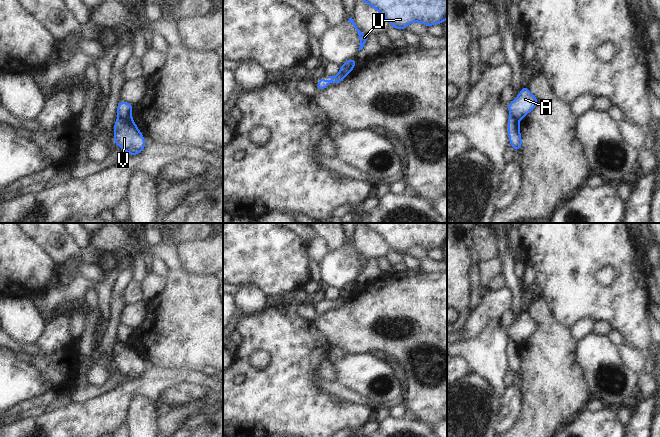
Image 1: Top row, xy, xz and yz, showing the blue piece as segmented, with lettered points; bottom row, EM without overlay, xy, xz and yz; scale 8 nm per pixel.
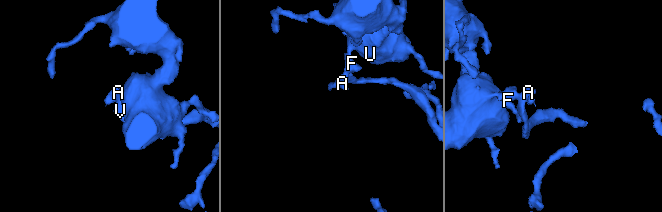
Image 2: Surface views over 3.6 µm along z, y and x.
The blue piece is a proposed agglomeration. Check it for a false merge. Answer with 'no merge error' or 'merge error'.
merge error

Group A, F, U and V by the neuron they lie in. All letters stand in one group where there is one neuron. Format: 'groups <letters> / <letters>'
groups A F U / V

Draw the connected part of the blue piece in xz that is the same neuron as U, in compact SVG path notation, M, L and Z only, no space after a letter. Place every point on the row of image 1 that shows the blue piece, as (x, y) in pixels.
M362 0L375 8L398 30L413 22L426 27L443 24L447 19L447 0Z

